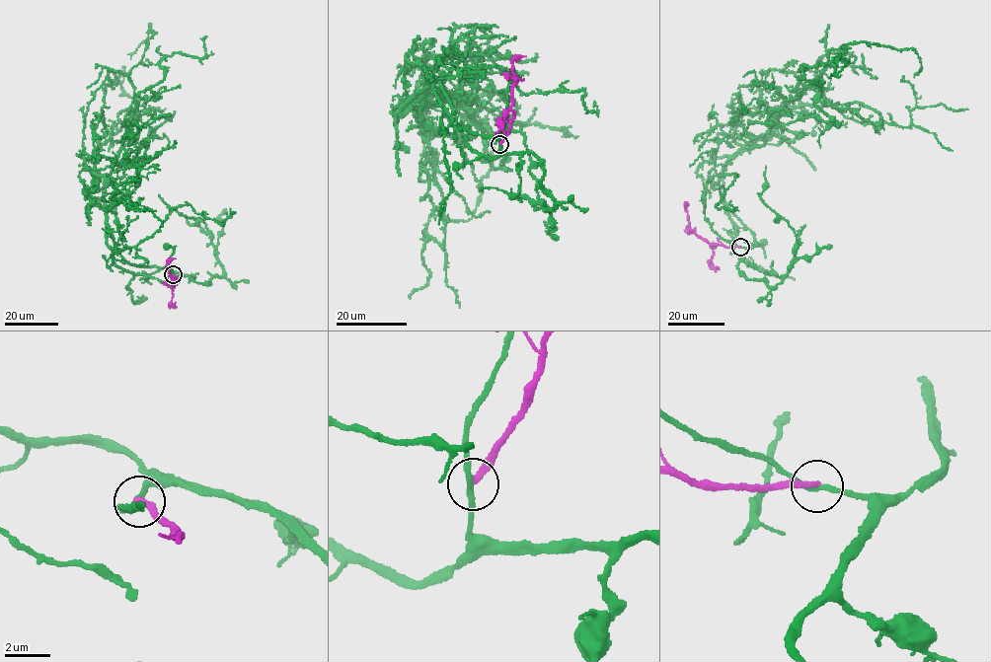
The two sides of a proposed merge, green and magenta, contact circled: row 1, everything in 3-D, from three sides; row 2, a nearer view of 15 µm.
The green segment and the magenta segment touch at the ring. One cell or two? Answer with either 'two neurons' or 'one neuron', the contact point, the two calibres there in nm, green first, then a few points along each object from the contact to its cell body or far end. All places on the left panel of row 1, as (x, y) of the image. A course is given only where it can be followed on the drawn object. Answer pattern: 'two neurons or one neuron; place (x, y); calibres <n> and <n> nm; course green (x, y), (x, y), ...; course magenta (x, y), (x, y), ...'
two neurons; place (173, 274); calibres 220 and 240 nm; course green (173, 274), (124, 259), (106, 216), (105, 184), (132, 103), (129, 72), (150, 24), (130, 59); course magenta (173, 274), (179, 280), (175, 284), (166, 266), (175, 258)

